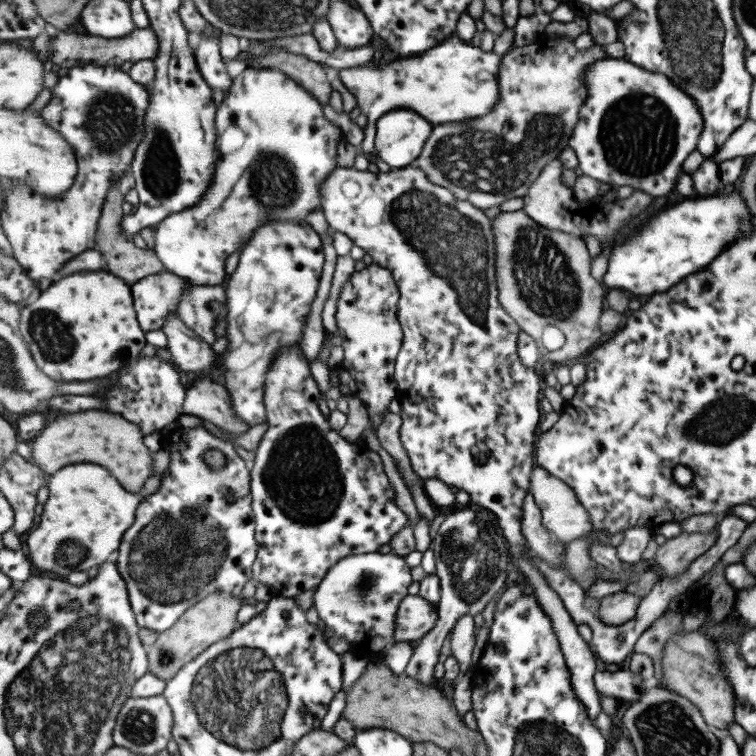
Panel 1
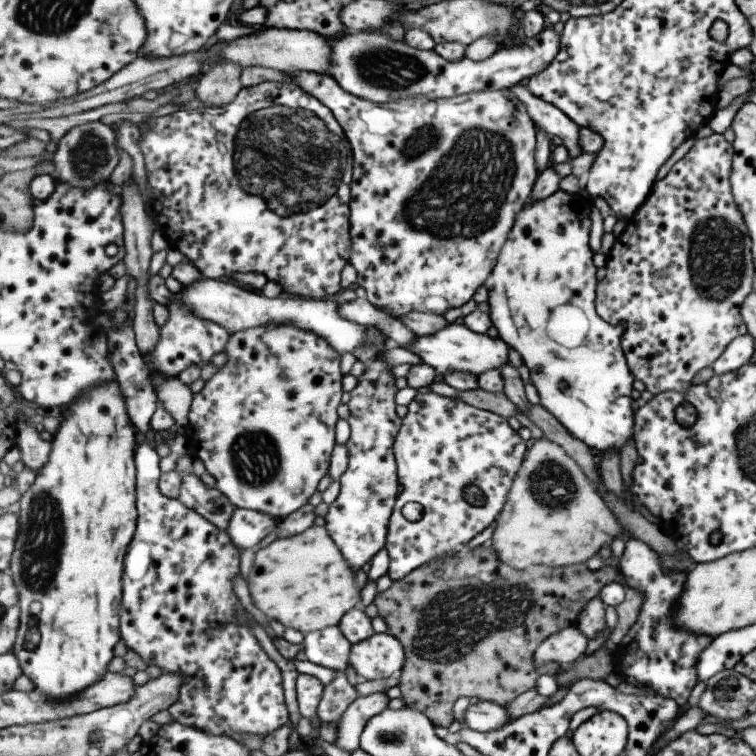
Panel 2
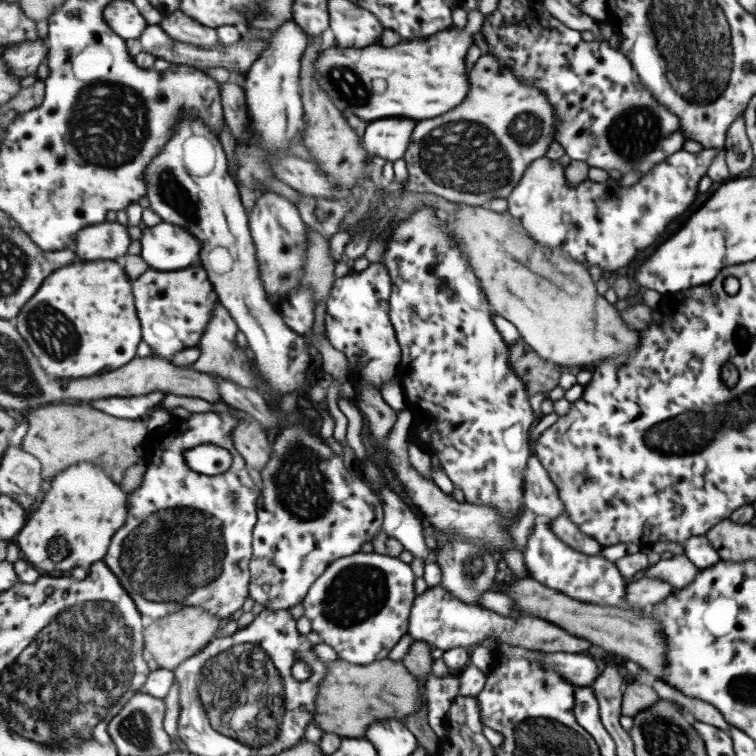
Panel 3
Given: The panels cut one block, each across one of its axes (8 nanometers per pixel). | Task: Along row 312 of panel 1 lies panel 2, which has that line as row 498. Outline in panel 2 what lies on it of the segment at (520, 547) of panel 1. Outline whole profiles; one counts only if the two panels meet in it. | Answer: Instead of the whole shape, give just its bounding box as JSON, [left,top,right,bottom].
[386,392,528,581]

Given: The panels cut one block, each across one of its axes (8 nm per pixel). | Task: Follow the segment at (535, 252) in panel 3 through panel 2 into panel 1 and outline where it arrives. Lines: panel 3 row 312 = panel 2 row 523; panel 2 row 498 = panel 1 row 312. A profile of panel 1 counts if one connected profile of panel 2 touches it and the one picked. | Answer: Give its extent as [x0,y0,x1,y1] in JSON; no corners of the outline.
[493,208,607,366]

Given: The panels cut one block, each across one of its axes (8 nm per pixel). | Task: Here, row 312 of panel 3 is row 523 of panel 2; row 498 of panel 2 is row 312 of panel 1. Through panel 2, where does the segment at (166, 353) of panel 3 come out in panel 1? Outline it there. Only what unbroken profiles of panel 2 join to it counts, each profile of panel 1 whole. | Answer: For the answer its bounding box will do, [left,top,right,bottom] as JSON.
[132,272,192,332]

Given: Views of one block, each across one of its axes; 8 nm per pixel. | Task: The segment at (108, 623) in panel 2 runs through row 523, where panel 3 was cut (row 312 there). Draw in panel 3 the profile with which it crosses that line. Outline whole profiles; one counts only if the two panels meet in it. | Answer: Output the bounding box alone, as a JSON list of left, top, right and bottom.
[15,260,145,378]

